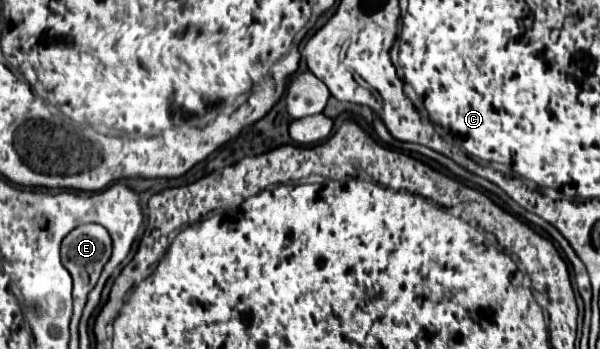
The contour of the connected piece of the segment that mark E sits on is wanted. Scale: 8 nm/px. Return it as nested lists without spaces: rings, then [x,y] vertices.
[[[82,224],[78,228],[74,228],[62,242],[62,264],[66,266],[66,270],[70,272],[72,280],[74,280],[74,318],[72,318],[72,326],[78,326],[78,320],[82,316],[82,310],[88,302],[88,294],[94,290],[106,262],[112,256],[112,238],[110,234],[100,226],[100,224]]]

